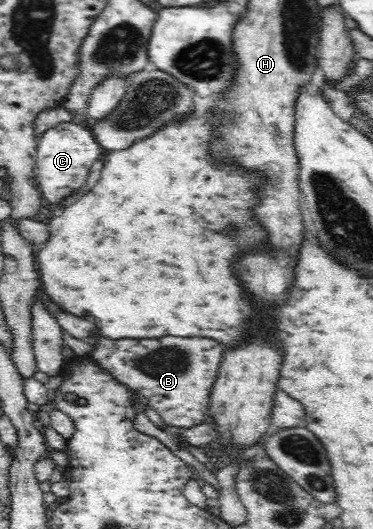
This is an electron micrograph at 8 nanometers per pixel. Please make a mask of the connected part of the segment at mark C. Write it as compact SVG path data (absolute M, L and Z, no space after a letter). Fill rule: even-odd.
M66 122L45 130L37 139L34 154L34 176L37 190L46 202L56 204L63 199L70 199L79 188L84 186L86 172L97 159L103 159L102 147L90 129Z

